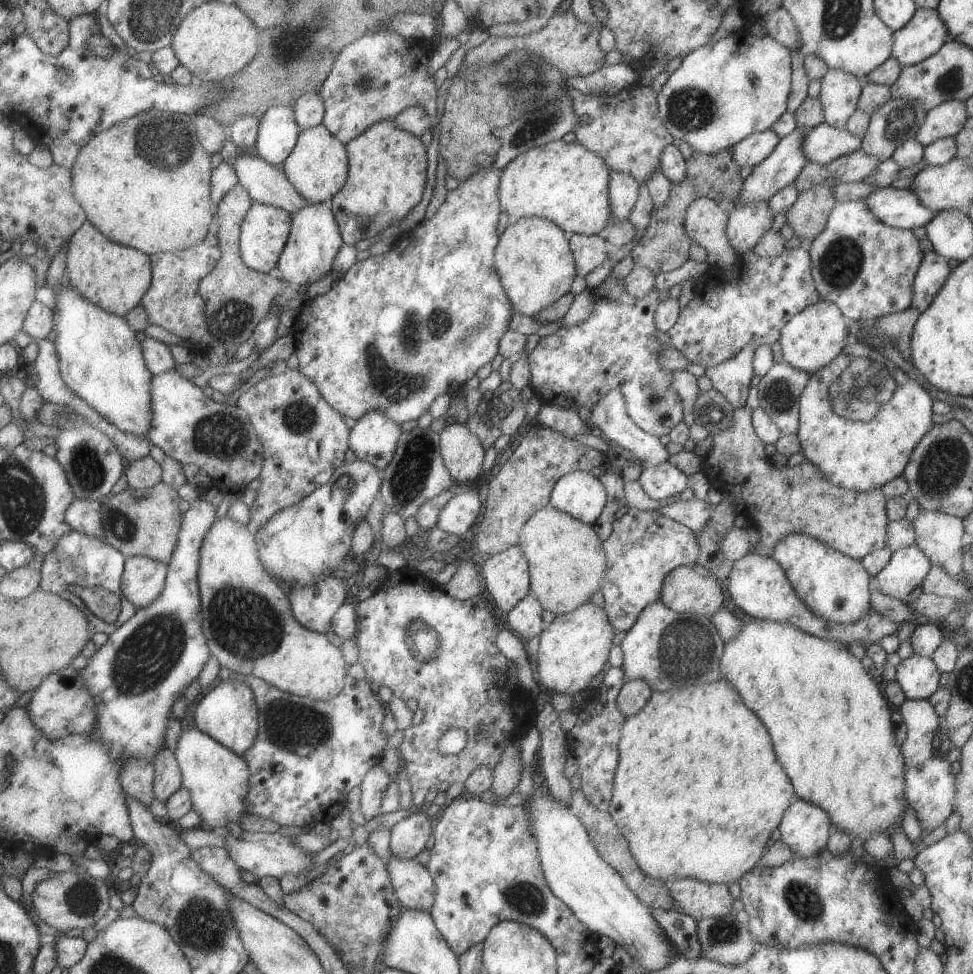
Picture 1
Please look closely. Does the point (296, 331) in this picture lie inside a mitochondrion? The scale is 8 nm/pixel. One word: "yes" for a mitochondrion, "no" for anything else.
no

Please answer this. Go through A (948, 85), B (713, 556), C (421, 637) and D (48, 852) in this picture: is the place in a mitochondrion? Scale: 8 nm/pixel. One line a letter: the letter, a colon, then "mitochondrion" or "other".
A: mitochondrion
B: other
C: mitochondrion
D: other

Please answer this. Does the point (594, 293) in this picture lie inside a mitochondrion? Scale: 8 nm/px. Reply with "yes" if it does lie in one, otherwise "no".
no

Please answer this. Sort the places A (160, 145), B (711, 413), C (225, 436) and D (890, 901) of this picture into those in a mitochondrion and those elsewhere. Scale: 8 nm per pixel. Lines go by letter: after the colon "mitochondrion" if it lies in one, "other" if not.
A: mitochondrion
B: mitochondrion
C: mitochondrion
D: other

